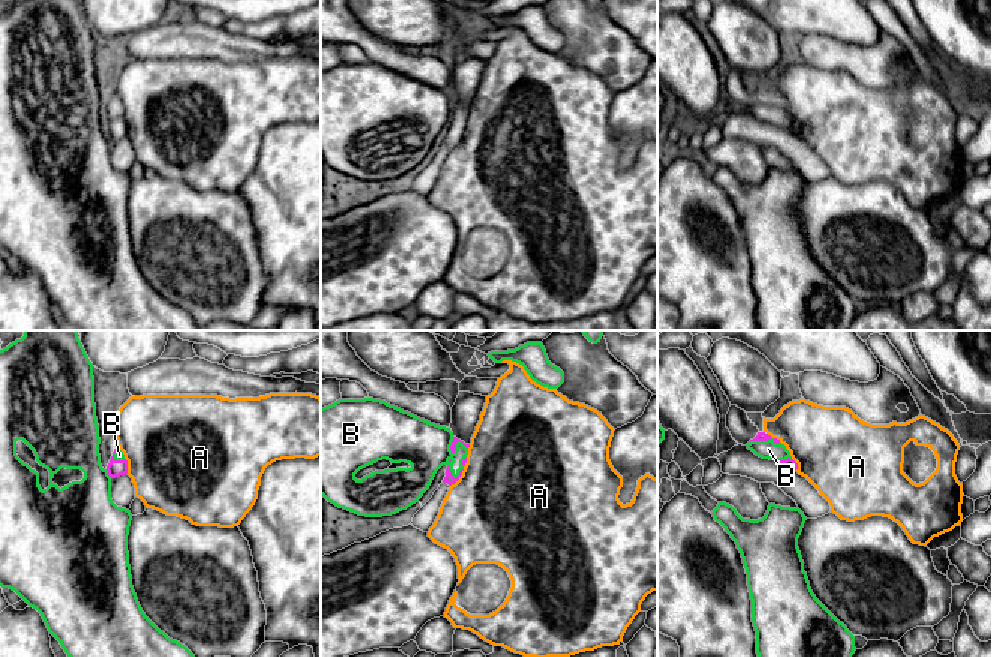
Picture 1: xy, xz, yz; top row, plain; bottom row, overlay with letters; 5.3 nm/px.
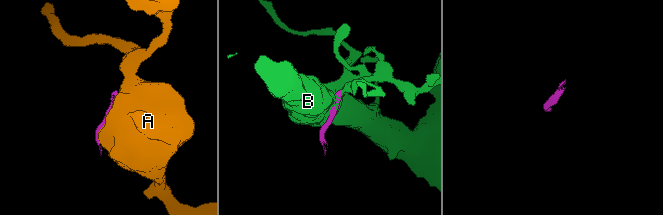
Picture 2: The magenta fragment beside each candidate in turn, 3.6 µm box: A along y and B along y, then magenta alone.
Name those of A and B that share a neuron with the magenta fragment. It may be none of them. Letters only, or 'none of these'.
B

